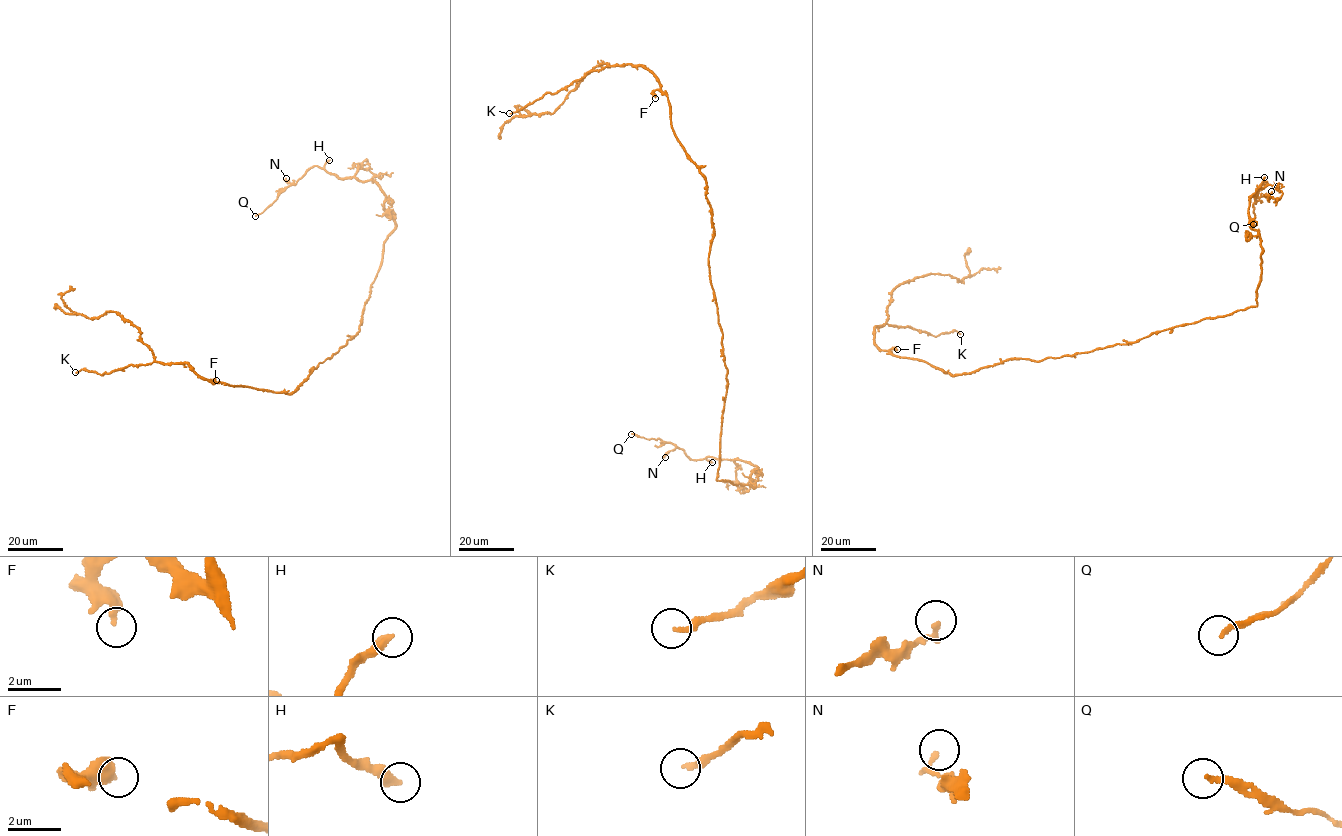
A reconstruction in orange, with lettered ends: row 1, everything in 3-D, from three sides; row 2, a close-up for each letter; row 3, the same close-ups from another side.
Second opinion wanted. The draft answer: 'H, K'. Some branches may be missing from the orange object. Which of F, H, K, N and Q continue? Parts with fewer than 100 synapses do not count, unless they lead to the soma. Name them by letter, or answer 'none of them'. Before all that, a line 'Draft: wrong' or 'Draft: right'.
Draft: right
H, K

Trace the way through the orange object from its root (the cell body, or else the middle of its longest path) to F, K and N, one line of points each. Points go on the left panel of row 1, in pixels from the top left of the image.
F: (326, 359), (311, 367), (307, 378), (290, 393), (212, 381), (216, 380)
K: (326, 359), (288, 394), (212, 383), (185, 363), (129, 364), (101, 375), (75, 372)
N: (326, 359), (359, 332), (395, 221), (372, 181), (337, 178), (317, 166), (295, 184), (286, 178)

